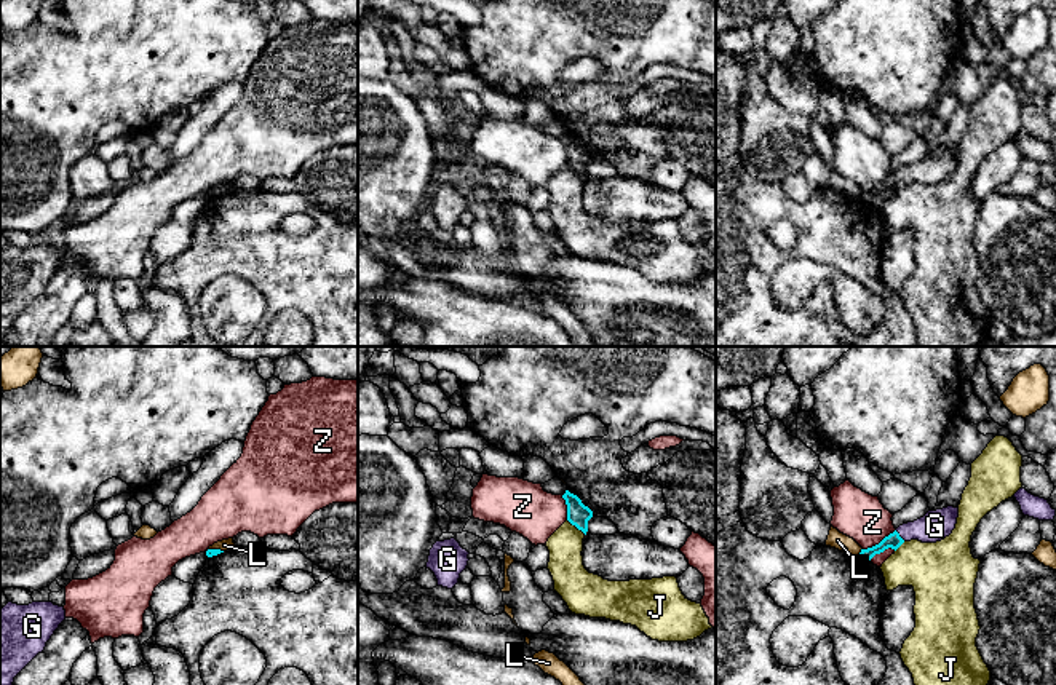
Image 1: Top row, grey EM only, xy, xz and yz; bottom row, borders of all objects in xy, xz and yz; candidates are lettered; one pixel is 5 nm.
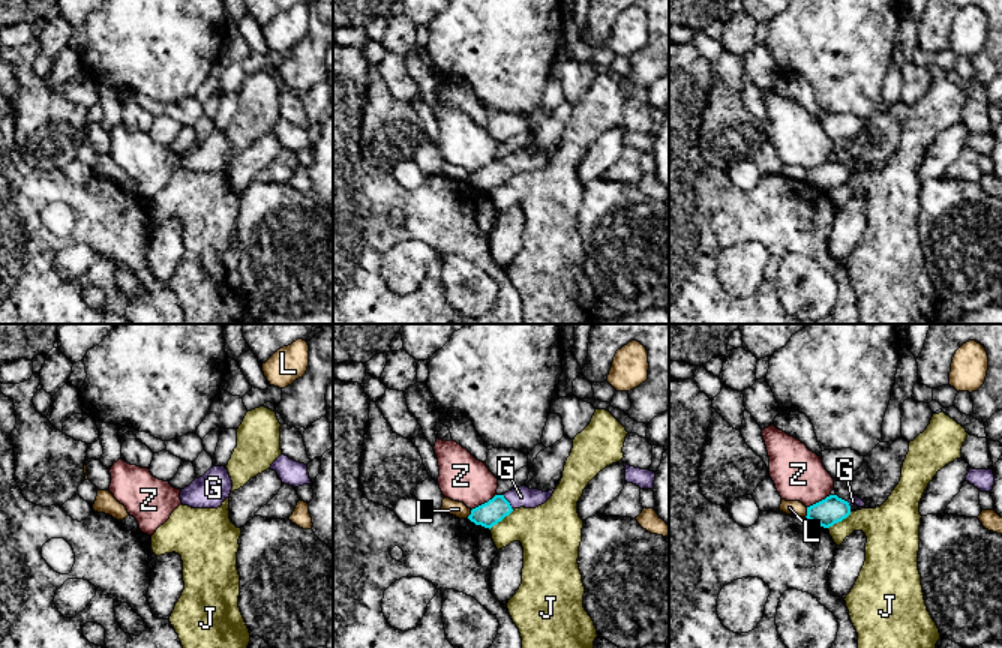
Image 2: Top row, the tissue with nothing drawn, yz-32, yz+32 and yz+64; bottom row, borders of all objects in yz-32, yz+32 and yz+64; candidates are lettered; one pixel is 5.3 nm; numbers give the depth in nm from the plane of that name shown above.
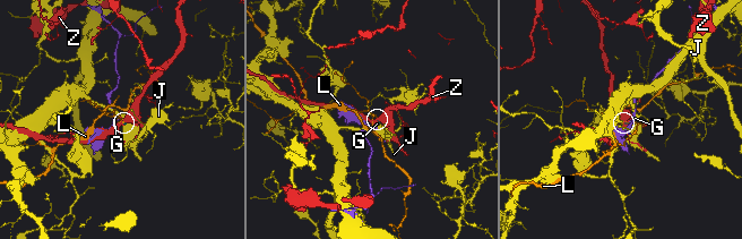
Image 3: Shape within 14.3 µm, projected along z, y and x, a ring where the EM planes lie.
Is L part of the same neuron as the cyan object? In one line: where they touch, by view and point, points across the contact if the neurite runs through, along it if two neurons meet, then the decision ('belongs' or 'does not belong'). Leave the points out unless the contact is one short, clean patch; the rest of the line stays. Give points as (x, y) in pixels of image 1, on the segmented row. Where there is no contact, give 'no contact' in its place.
yz (861, 551) | along yz (861, 548), (858, 553) | does not belong

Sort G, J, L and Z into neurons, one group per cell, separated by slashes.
G / J / L / Z

